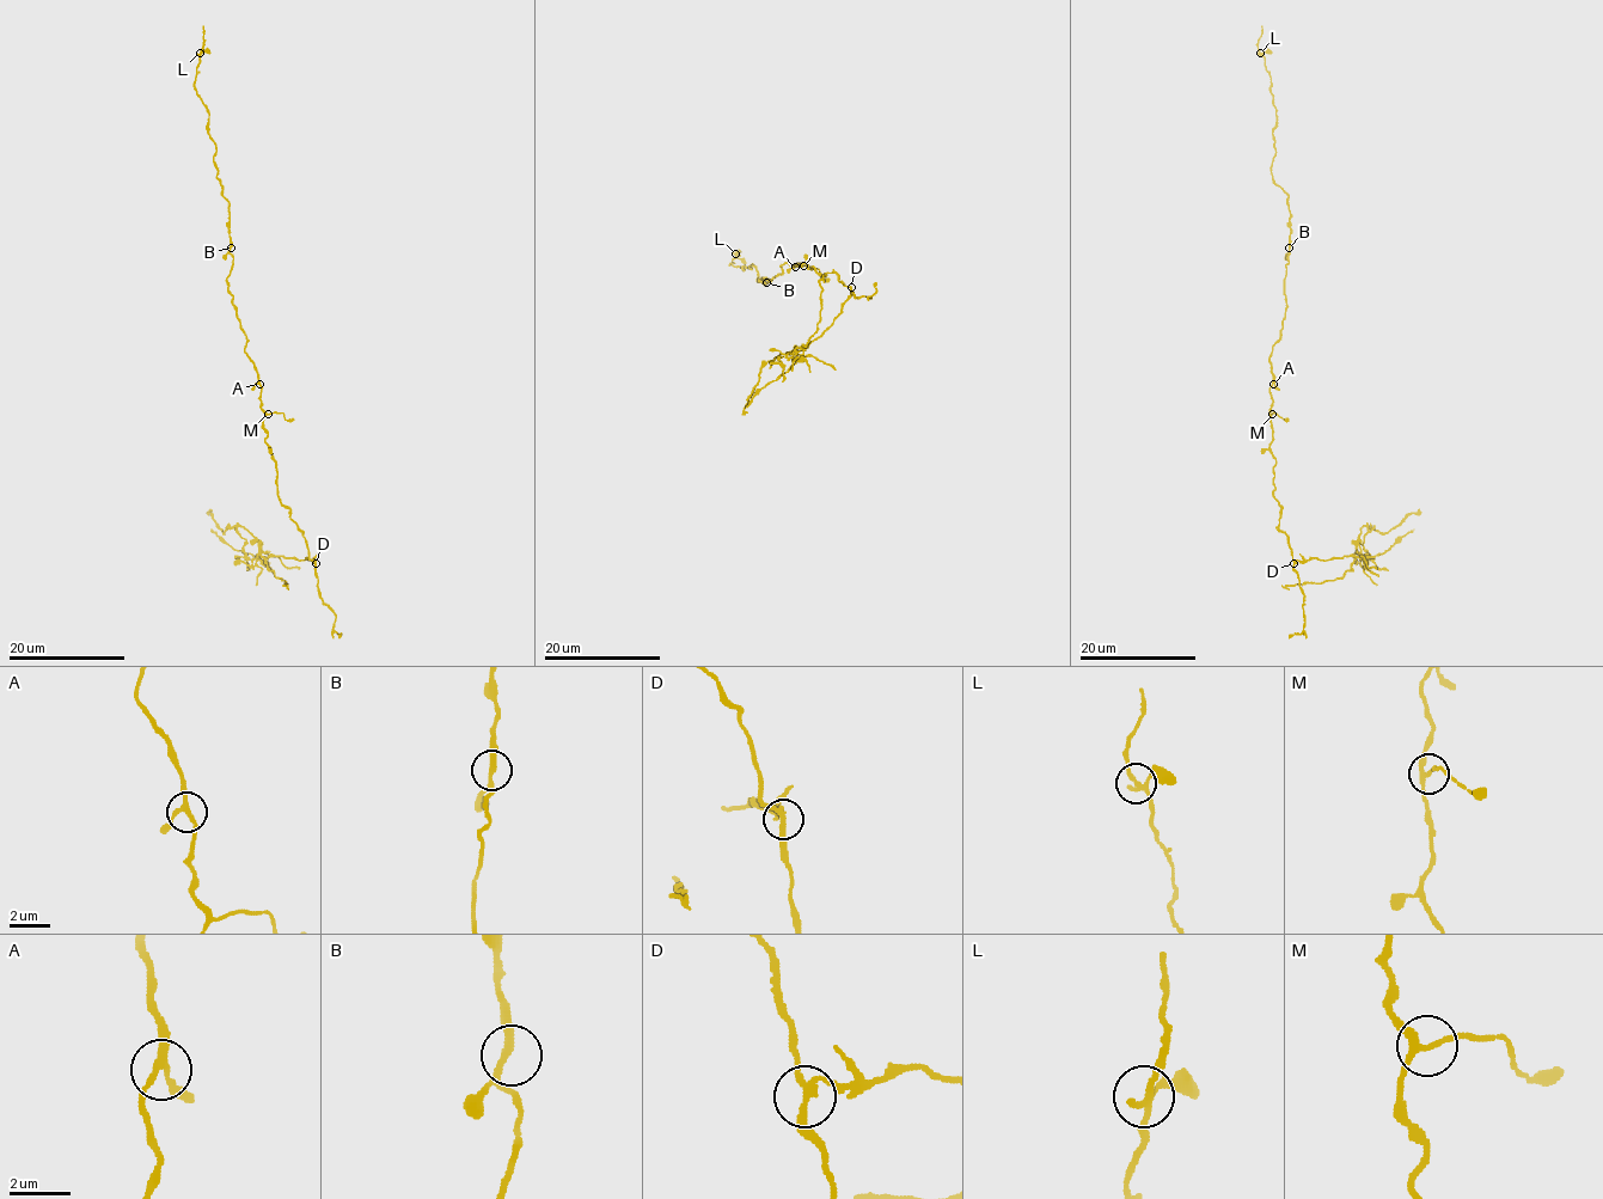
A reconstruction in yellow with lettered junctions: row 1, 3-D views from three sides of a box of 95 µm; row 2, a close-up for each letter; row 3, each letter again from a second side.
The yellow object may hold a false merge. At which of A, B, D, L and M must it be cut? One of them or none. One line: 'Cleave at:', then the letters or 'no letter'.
Cleave at: D

